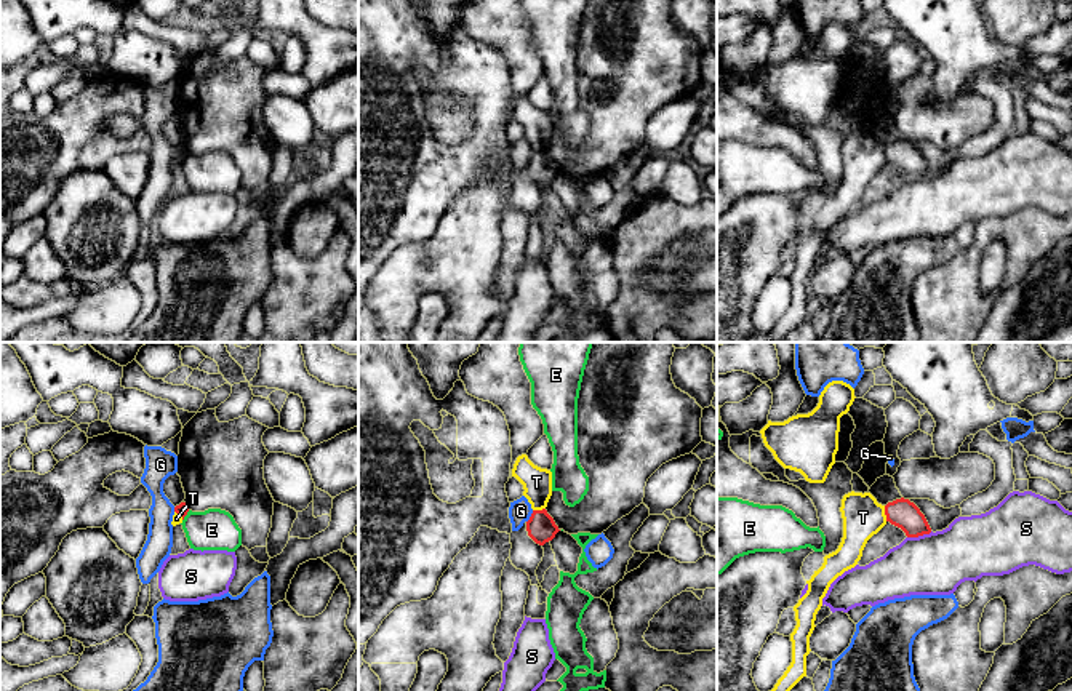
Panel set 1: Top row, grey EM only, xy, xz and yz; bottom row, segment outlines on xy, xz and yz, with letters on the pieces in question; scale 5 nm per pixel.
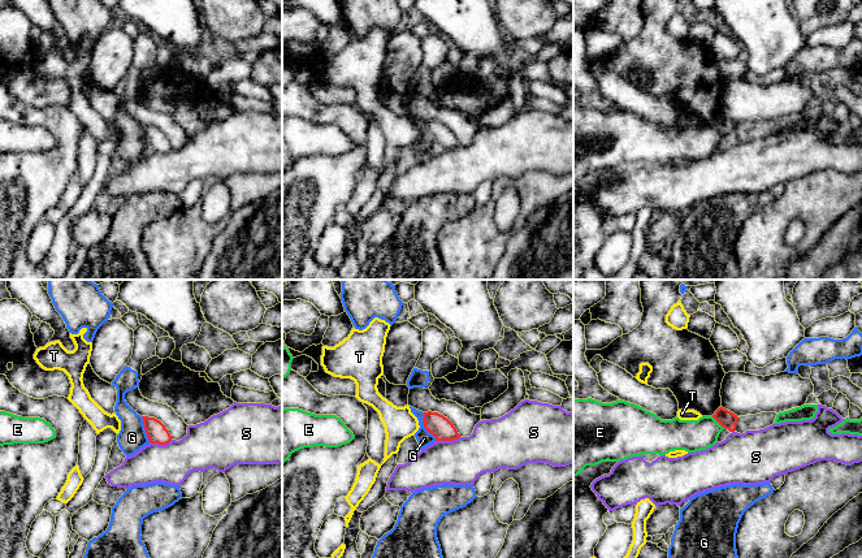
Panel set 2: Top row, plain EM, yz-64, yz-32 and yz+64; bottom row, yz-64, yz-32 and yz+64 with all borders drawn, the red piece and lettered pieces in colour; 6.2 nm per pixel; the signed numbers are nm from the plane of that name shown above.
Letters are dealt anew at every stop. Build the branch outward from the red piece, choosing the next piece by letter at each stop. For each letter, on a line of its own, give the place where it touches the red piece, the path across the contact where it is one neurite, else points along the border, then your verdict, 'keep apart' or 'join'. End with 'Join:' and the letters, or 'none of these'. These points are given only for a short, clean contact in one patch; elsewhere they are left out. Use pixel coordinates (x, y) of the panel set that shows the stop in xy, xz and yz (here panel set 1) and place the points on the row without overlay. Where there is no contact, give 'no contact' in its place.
E: contact xy (186, 155); border xy (189, 152), (183, 162); keep apart
G: contact xz (530, 159); keep apart
S: contact yz (919, 176); keep apart
T: contact yz (885, 155); keep apart
Join: none of these

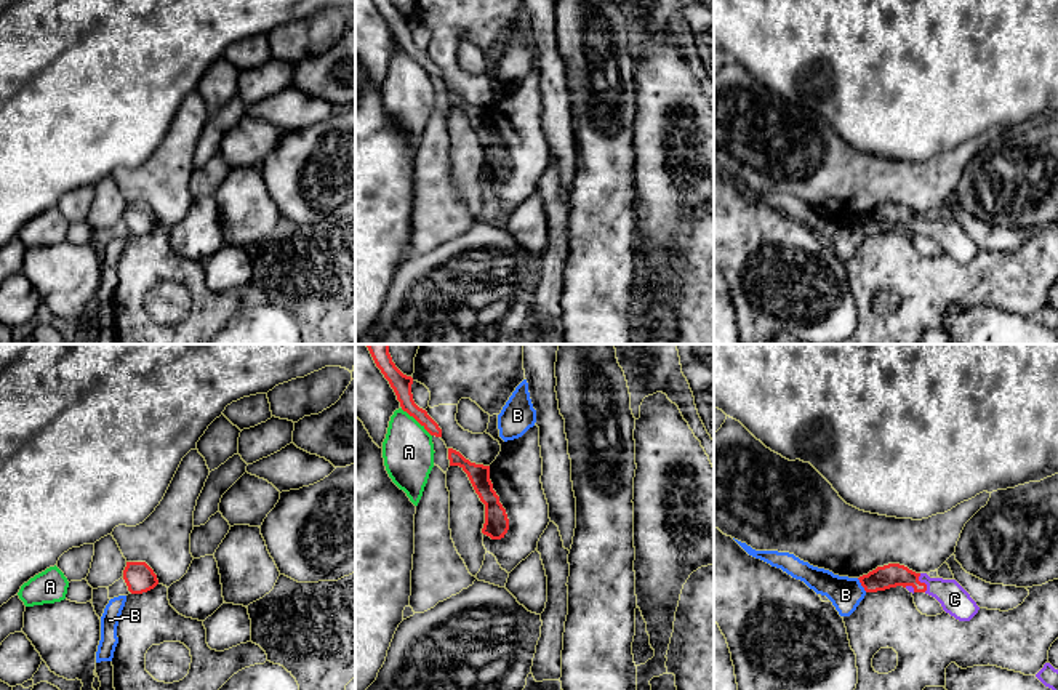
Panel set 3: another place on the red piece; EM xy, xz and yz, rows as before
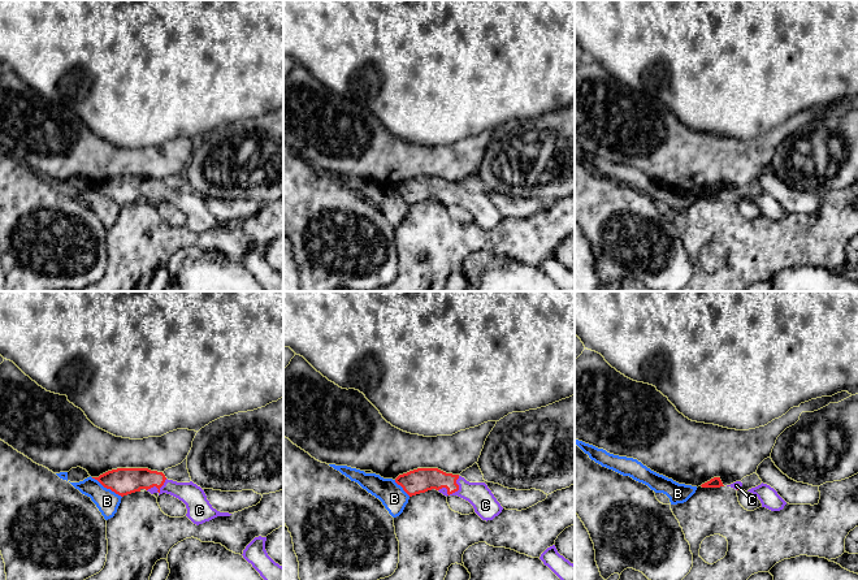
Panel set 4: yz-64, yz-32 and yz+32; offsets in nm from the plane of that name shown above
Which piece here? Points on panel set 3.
A: contact xz (416, 61); keep apart
B: contact yz (861, 226); border yz (857, 220), (866, 232); keep apart
C: contact yz (922, 224); way yz (892, 216), (901, 216), (922, 224), (940, 229), (954, 240); join
Join: C

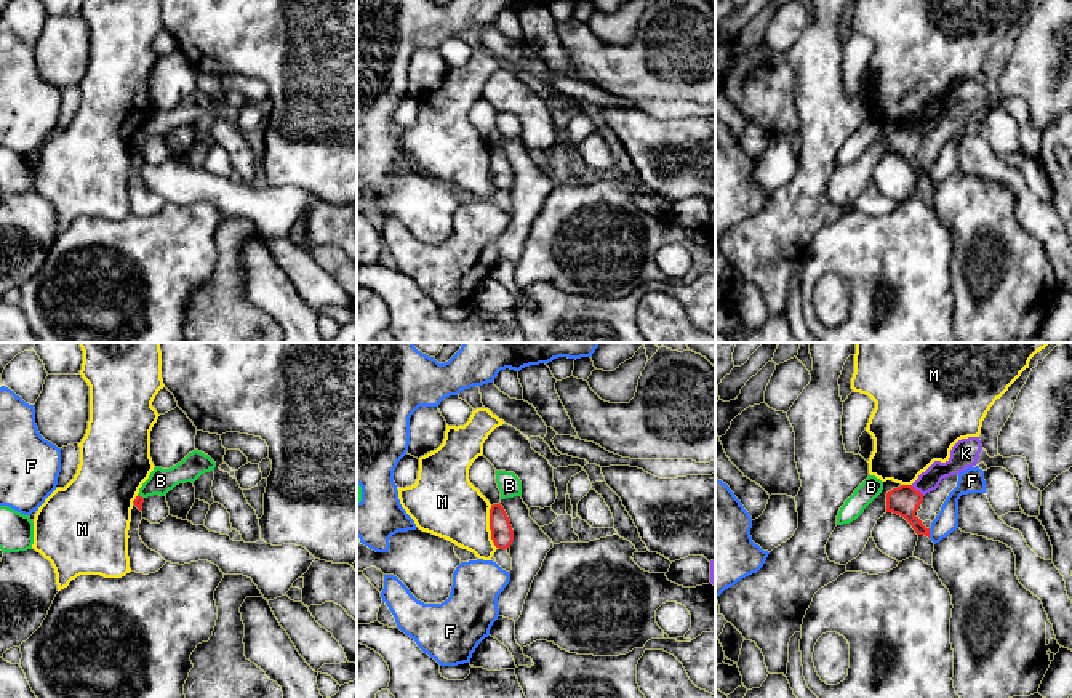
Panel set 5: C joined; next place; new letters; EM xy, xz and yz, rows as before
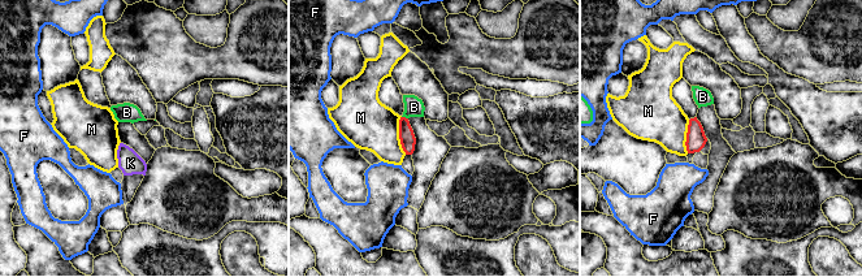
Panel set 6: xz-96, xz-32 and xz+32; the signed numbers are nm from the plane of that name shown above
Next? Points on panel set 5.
B: contact xy (141, 138); border xy (138, 135), (143, 140); keep apart
F: contact yz (928, 175); keep apart
K: contact yz (916, 132); keep apart
M: contact xz (490, 168); keep apart
Join: none of these

